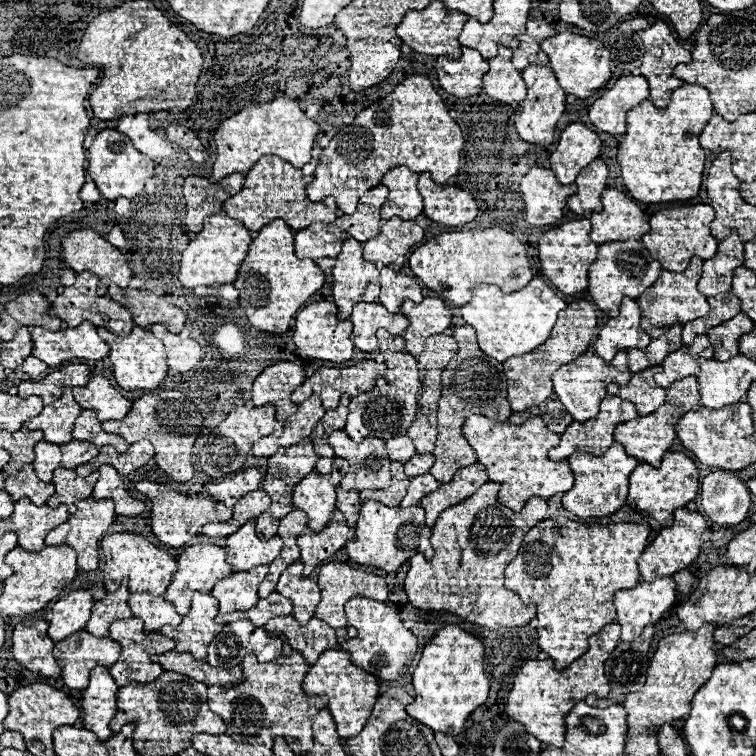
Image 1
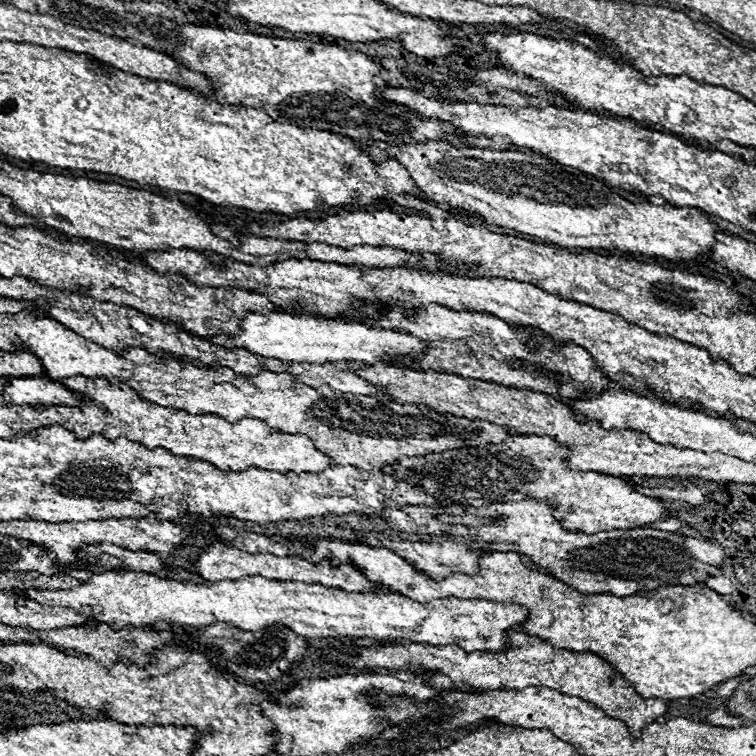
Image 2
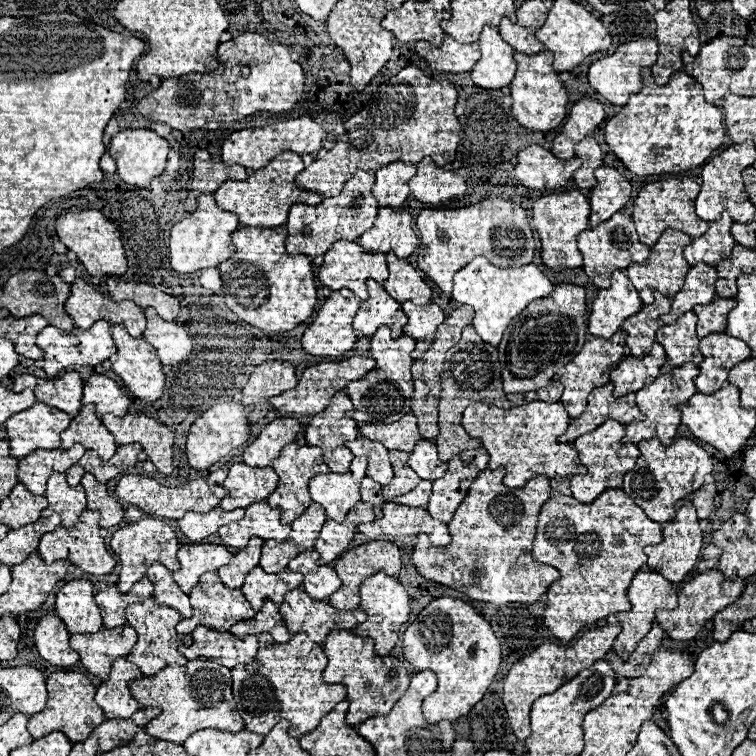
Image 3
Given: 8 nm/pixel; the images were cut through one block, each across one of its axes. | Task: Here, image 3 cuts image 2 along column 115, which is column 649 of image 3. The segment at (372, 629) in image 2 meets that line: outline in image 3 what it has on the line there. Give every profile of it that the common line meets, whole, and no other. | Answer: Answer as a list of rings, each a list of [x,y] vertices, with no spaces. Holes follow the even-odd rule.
[[[638,572],[628,588],[628,600],[632,604],[632,608],[628,612],[620,612],[616,614],[616,620],[618,624],[622,626],[622,632],[618,634],[618,638],[614,640],[614,652],[622,658],[622,660],[628,660],[630,654],[634,652],[636,644],[646,636],[646,632],[650,630],[652,622],[654,622],[654,612],[658,608],[676,608],[678,600],[676,600],[676,588],[672,582],[668,582],[664,576],[656,574],[656,572]]]

